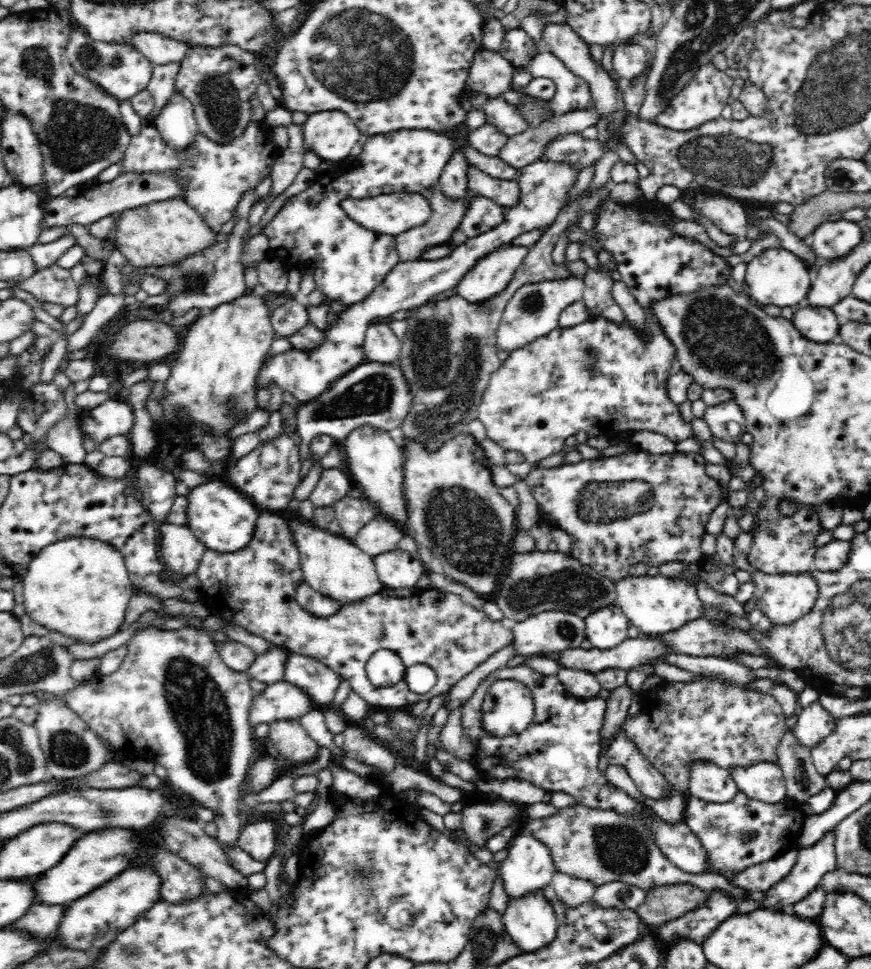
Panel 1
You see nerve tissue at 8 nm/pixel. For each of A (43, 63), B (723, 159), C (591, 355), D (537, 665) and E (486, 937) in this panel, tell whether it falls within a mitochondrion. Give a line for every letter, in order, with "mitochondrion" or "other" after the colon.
A: mitochondrion
B: mitochondrion
C: mitochondrion
D: other
E: mitochondrion

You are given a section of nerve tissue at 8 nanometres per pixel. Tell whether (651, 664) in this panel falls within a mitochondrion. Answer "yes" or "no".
no

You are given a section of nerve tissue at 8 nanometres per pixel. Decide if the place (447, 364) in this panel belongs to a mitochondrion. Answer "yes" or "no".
yes

